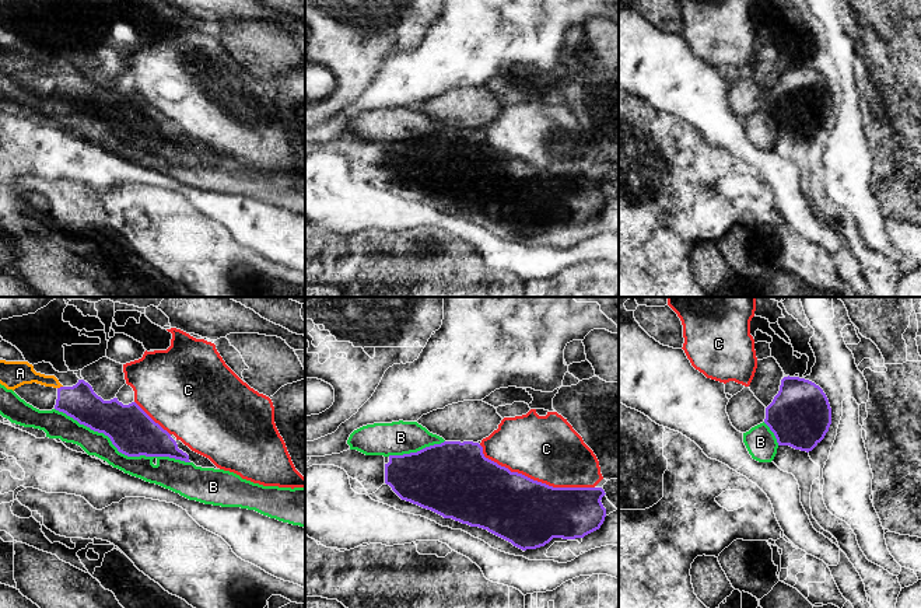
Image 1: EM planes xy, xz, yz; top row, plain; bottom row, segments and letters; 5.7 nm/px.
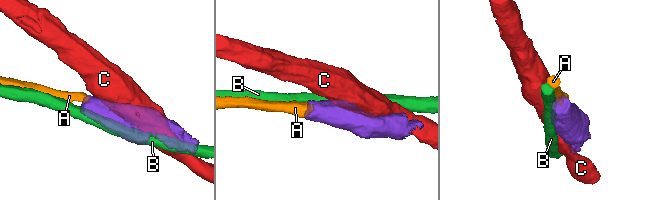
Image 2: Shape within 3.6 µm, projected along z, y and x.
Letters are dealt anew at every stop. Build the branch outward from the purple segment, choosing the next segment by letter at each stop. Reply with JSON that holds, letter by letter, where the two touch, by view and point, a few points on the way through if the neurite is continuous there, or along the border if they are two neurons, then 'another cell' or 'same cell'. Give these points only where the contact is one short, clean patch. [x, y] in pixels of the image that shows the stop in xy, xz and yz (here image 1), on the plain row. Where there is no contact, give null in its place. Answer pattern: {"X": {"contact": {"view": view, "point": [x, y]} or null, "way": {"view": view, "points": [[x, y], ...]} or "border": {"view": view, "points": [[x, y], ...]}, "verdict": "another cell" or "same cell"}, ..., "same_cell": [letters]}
{"A": {"contact": {"view": "xy", "point": [60, 73]}, "way": {"view": "xy", "points": [[80, 88], [74, 87], [60, 73], [53, 67], [20, 59]]}, "verdict": "same cell"}, "B": {"contact": {"view": "xy", "point": [121, 137]}, "verdict": "another cell"}, "C": {"contact": {"view": "xz", "point": [532, 166]}, "verdict": "another cell"}, "same_cell": ["A"]}

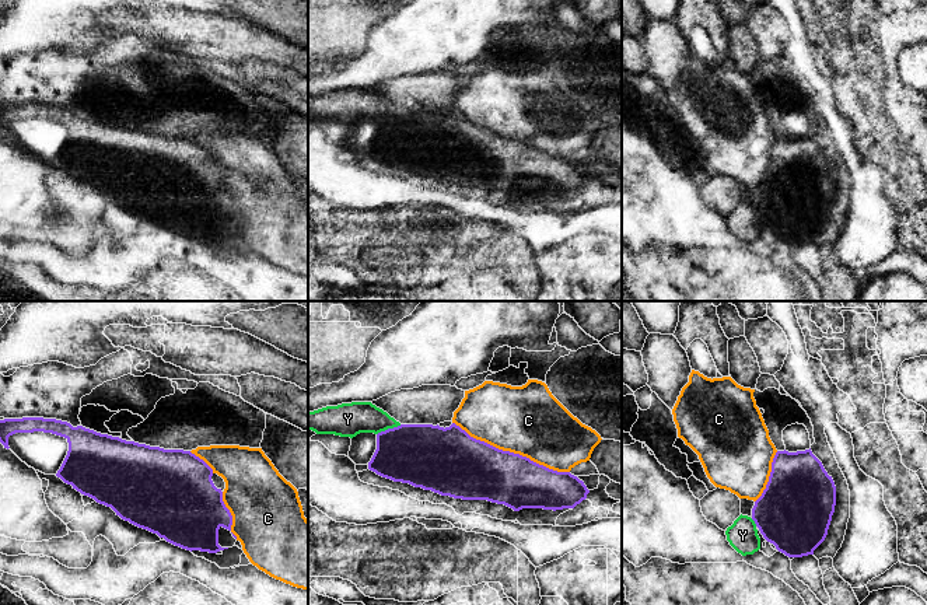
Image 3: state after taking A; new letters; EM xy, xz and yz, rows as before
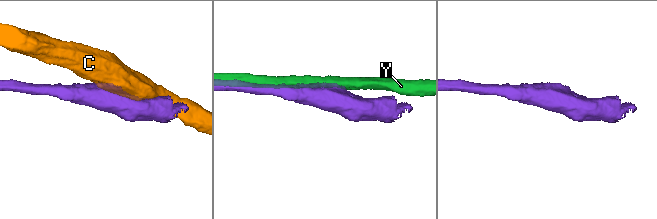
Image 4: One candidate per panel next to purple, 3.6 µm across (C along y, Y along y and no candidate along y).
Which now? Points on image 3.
{"C": {"contact": {"view": "xz", "point": [511, 139]}, "verdict": "another cell"}, "Y": {"contact": {"view": "xz", "point": [388, 115]}, "verdict": "another cell"}, "same_cell": []}

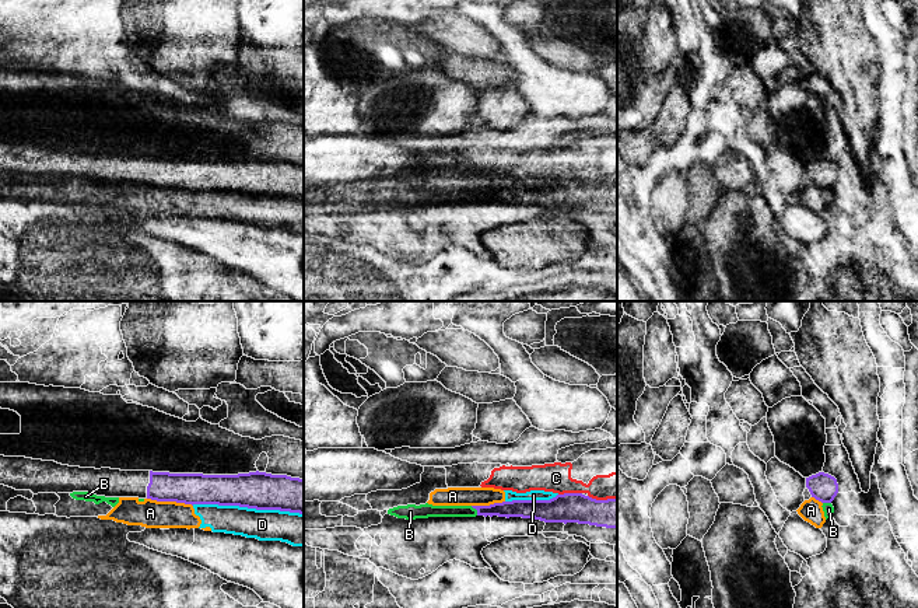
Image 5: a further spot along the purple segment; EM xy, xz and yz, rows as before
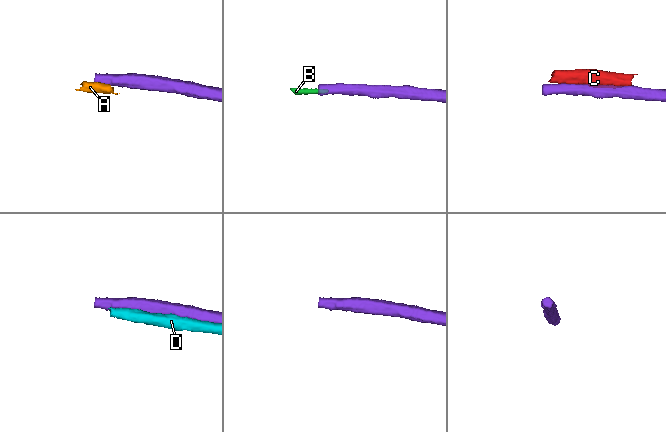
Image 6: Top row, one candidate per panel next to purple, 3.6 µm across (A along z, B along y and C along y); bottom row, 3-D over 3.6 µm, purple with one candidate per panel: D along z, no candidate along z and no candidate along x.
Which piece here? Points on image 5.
{"A": {"contact": {"view": "xy", "point": [170, 187]}, "border": {"view": "xy", "points": [[147, 184], [184, 188], [192, 192]]}, "verdict": "another cell"}, "B": {"contact": {"view": "xz", "point": [476, 195]}, "border": {"view": "xz", "points": [[470, 192], [477, 201]]}, "verdict": "another cell"}, "C": {"contact": {"view": "xz", "point": [570, 180]}, "verdict": "another cell"}, "D": {"contact": {"view": "xy", "point": [248, 194]}, "verdict": "another cell"}, "same_cell": []}

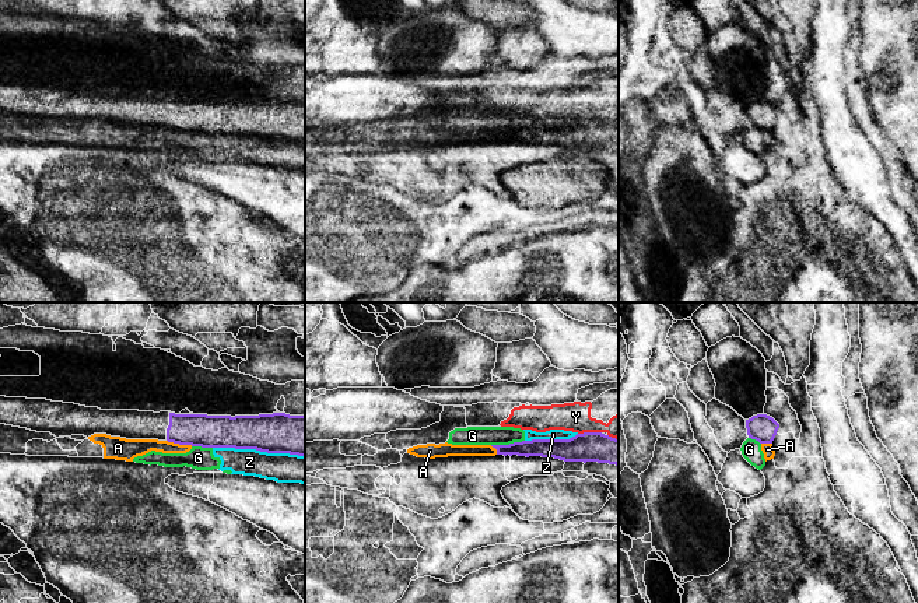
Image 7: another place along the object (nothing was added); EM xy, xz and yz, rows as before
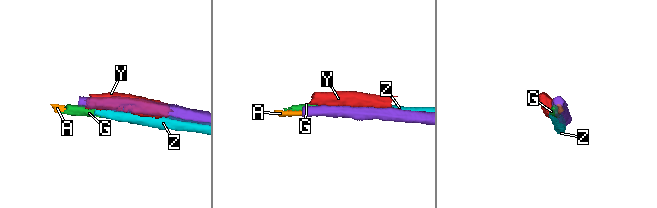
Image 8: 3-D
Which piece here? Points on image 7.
{"A": {"contact": {"view": "xy", "point": [179, 130]}, "border": {"view": "xy", "points": [[167, 126], [175, 130], [192, 132]]}, "verdict": "another cell"}, "G": {"contact": {"view": "xz", "point": [507, 132]}, "border": {"view": "xz", "points": [[524, 126], [491, 132]]}, "verdict": "another cell"}, "Y": {"contact": {"view": "xz", "point": [589, 119]}, "verdict": "another cell"}, "Z": {"contact": {"view": "xy", "point": [259, 136]}, "verdict": "another cell"}, "same_cell": []}

